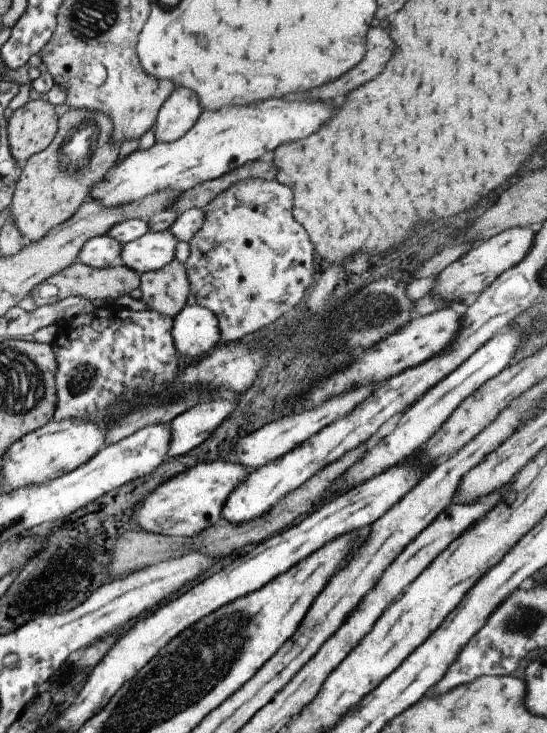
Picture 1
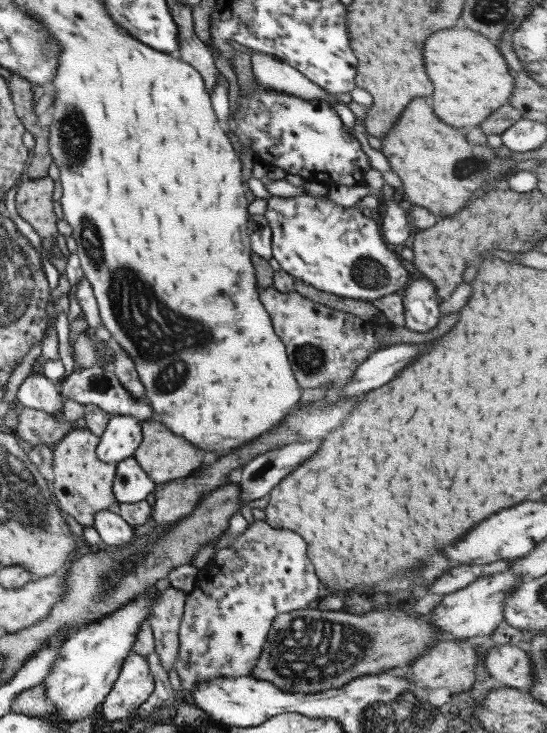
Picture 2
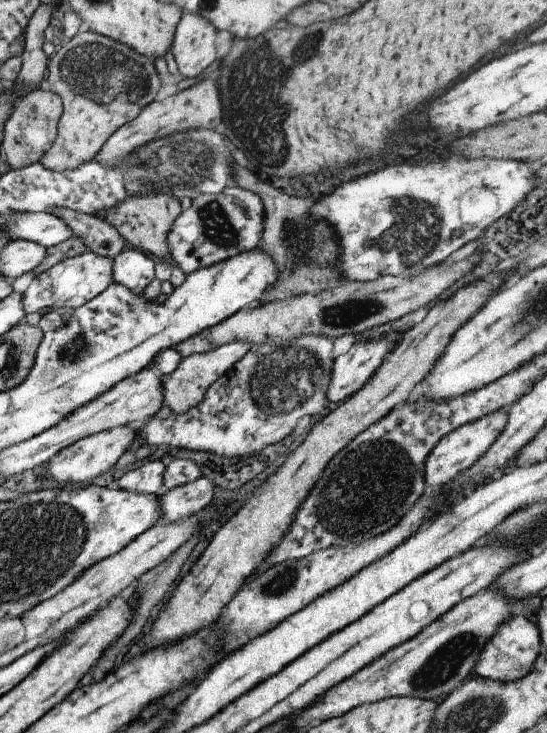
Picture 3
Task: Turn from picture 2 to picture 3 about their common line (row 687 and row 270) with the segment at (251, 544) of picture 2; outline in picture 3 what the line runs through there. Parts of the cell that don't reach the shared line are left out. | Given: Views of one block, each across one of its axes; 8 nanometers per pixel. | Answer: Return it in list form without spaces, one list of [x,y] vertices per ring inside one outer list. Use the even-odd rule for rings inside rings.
[[[231,183],[216,195],[201,194],[191,202],[190,208],[174,220],[167,238],[171,261],[184,274],[218,264],[260,246],[265,225],[265,206],[258,194]]]

